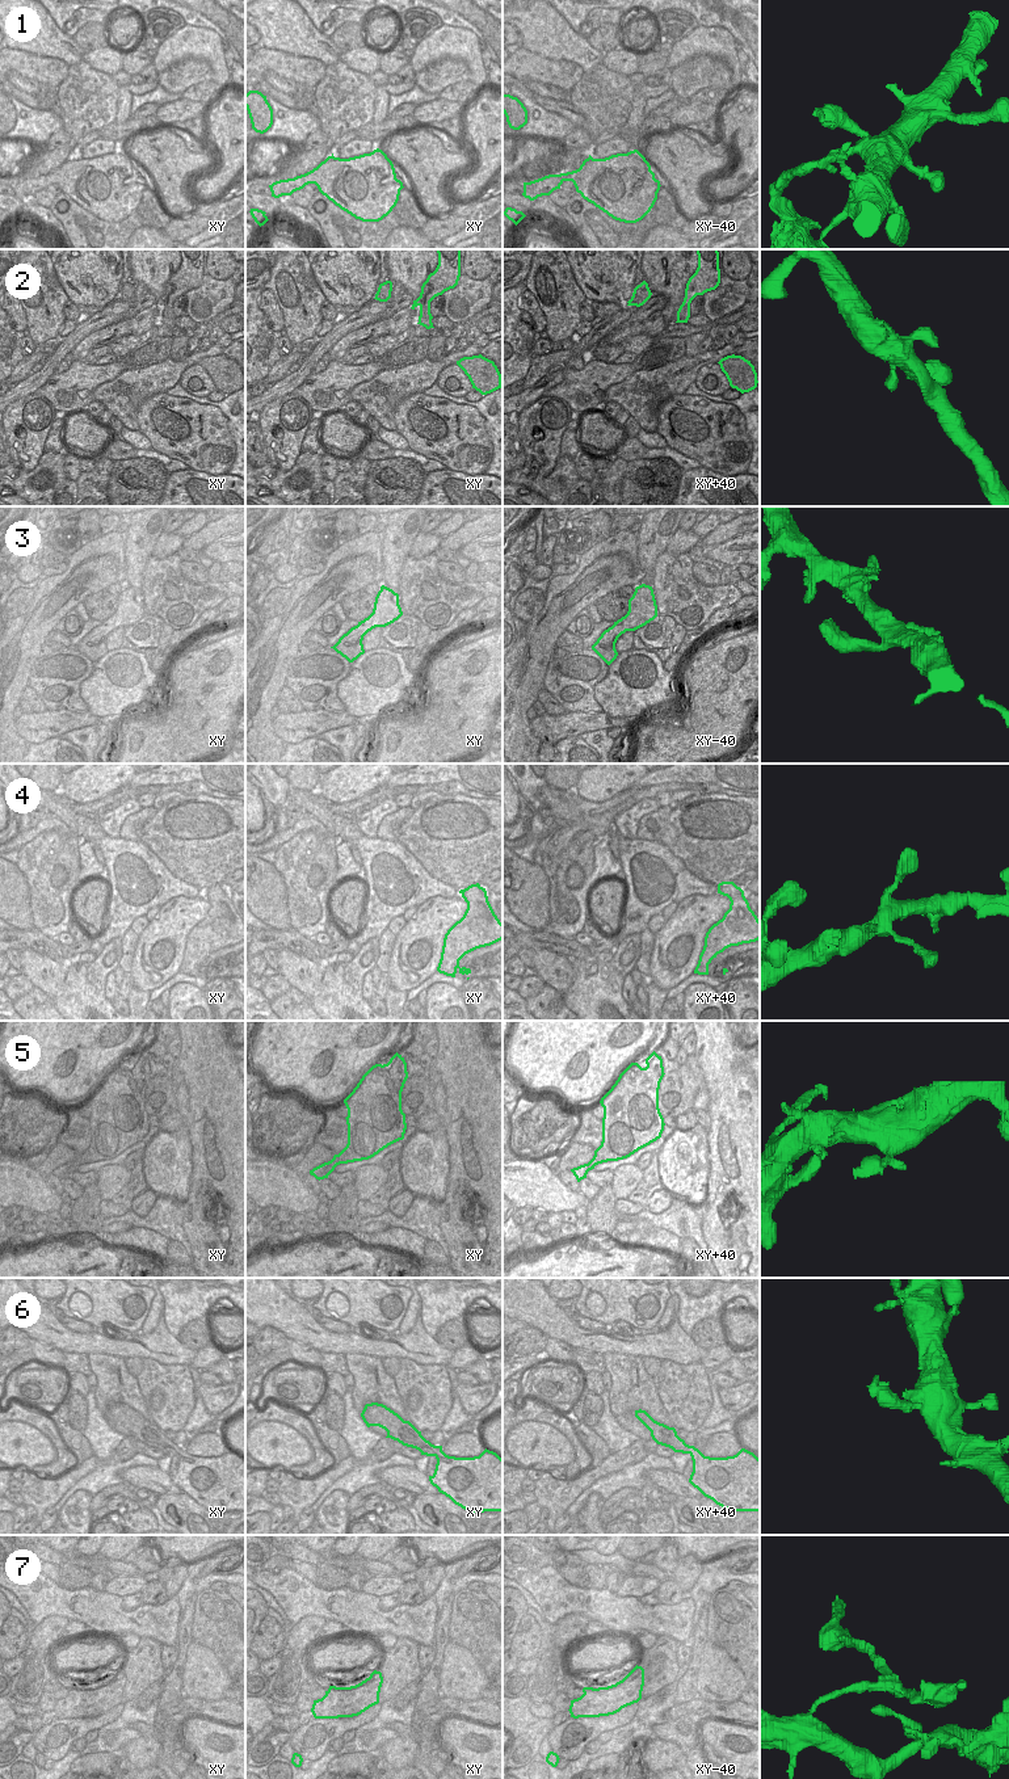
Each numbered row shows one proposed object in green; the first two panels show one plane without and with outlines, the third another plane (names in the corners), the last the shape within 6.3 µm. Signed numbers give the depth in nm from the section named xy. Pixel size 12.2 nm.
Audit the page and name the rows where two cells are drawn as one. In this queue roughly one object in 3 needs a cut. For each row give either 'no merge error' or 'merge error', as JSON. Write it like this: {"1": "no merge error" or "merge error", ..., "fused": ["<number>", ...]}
{"1": "merge error", "2": "no merge error", "3": "no merge error", "4": "no merge error", "5": "no merge error", "6": "no merge error", "7": "merge error", "fused": ["1", "7"]}

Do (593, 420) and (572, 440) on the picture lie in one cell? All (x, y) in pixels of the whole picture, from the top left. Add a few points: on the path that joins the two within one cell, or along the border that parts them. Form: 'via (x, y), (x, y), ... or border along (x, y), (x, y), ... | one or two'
border along (576, 432), (583, 448) | two

